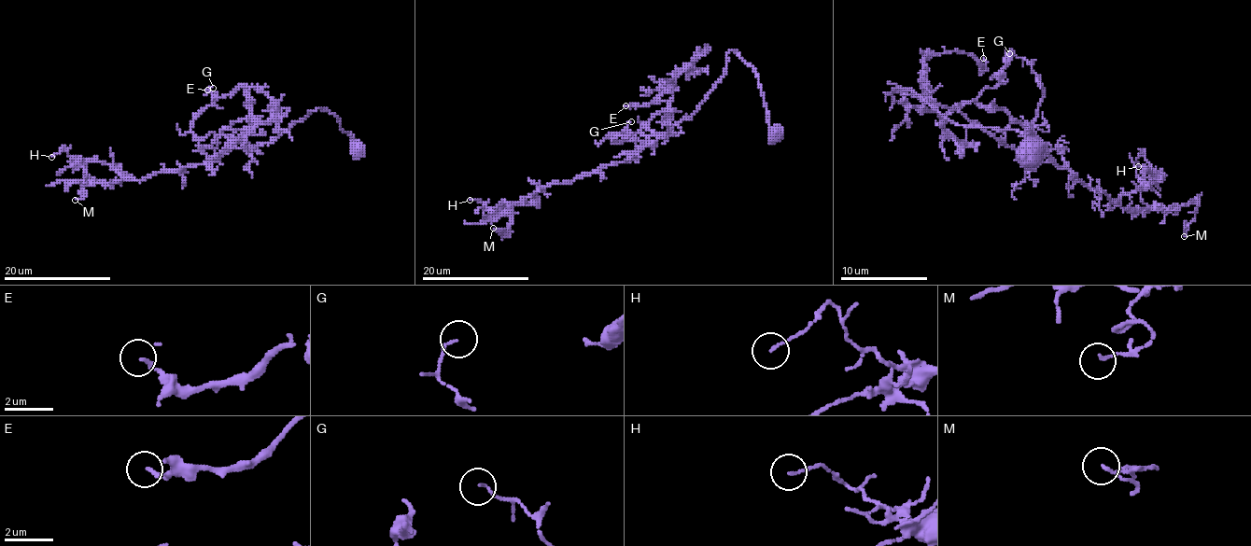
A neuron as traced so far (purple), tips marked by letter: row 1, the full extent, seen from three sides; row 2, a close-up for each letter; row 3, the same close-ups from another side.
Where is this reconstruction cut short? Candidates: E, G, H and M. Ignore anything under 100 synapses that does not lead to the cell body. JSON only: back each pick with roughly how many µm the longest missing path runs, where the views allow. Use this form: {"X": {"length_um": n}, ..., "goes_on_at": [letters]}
{"goes_on_at": []}

